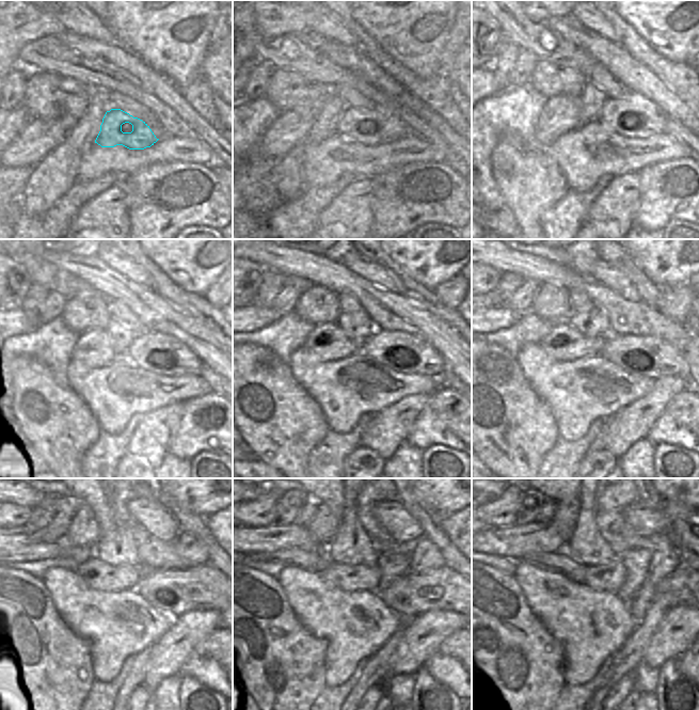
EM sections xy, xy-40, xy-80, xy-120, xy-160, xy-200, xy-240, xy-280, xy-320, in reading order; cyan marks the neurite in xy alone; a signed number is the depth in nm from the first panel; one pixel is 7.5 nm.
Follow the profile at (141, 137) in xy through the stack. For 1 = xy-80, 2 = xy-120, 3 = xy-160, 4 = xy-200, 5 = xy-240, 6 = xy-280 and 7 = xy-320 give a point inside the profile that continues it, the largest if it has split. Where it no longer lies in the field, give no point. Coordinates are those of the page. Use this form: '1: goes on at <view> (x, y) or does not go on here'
1: goes on at xy-80 (633, 115)
2: goes on at xy-120 (160, 353)
3: goes on at xy-160 (404, 353)
4: goes on at xy-200 (649, 356)
5: goes on at xy-240 (174, 593)
6: goes on at xy-280 (443, 588)
7: goes on at xy-320 (685, 585)

